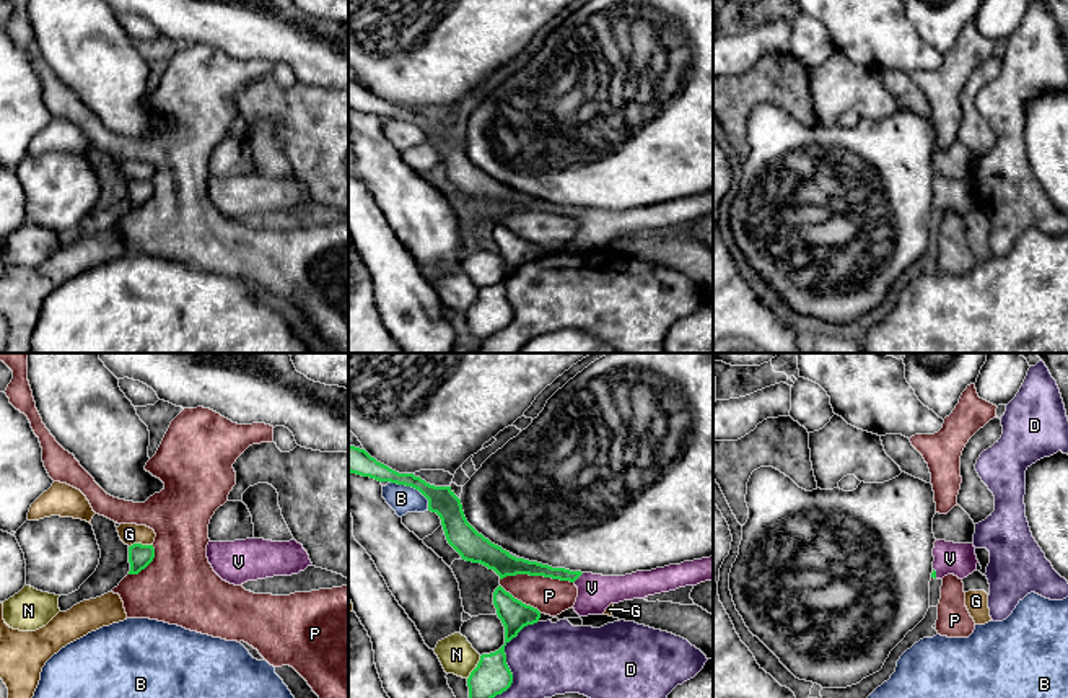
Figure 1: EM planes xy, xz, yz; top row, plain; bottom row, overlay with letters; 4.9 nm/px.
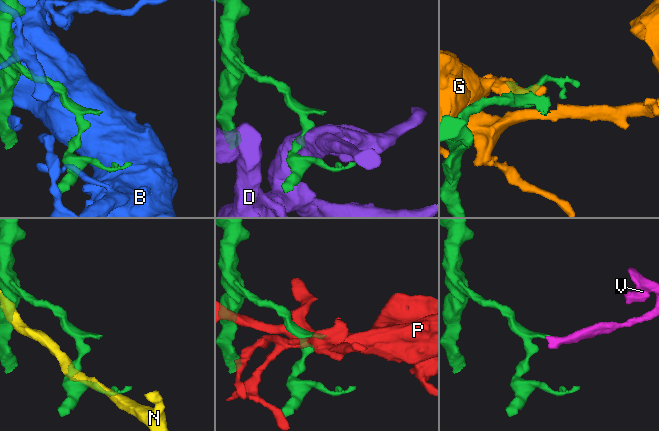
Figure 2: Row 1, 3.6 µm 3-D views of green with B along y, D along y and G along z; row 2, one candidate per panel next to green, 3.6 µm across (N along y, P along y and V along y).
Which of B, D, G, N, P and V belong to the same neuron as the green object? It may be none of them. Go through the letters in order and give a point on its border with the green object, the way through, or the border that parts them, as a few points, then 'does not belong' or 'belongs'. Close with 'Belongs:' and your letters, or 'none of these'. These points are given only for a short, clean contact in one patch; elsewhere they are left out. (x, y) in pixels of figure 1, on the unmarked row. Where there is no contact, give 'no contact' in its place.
B: contact xz (414, 122); does not belong
D: contact xz (508, 305); does not belong
G: contact xy (140, 179); does not belong
N: contact xz (476, 303); does not belong
P: contact xz (538, 210); does not belong
V: contact xz (578, 212); way xz (533, 204), (578, 212), (596, 228); belongs
Belongs: V

